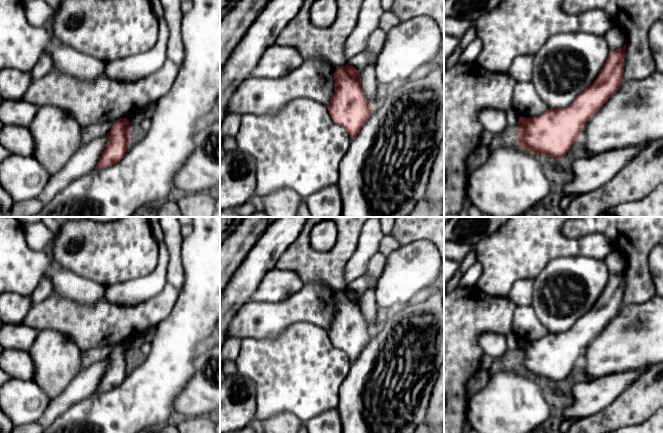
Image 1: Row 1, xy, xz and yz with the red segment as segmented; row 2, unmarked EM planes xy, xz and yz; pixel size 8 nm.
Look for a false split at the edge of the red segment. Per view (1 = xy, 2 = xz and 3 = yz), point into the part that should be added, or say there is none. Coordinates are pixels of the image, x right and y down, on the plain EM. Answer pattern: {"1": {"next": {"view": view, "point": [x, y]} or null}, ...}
{"1": {"next": null}, "2": {"next": null}, "3": {"next": null}}

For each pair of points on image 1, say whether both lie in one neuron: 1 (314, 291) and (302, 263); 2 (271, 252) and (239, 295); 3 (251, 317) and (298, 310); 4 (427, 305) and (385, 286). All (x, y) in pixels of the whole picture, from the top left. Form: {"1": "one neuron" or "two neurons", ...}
{"1": "two neurons", "2": "one neuron", "3": "one neuron", "4": "two neurons"}

